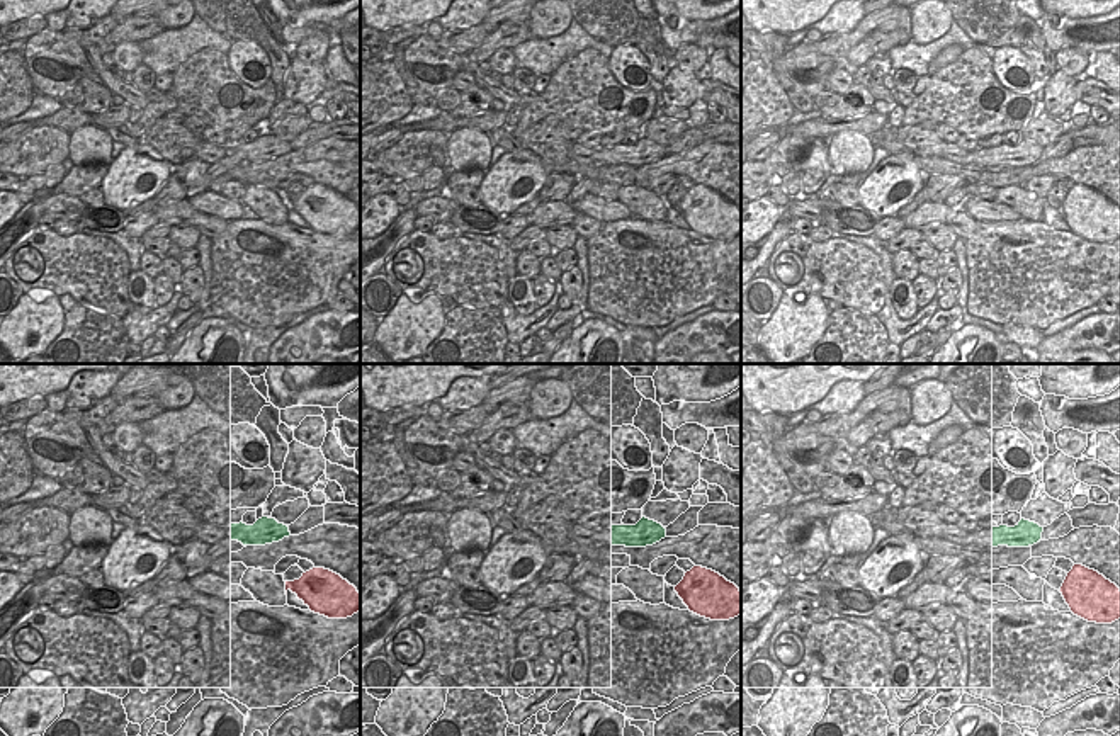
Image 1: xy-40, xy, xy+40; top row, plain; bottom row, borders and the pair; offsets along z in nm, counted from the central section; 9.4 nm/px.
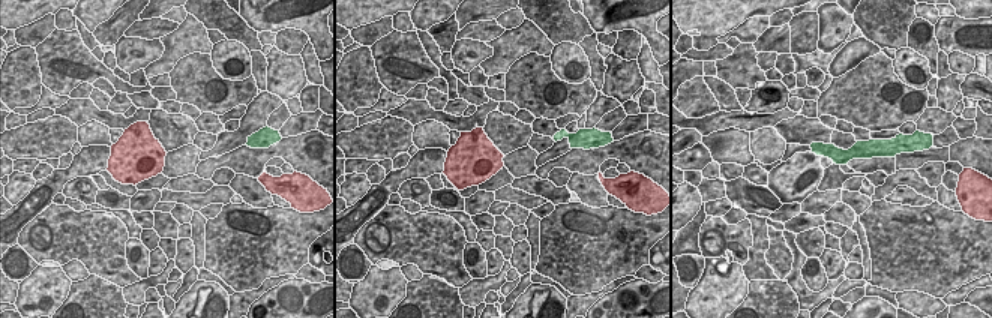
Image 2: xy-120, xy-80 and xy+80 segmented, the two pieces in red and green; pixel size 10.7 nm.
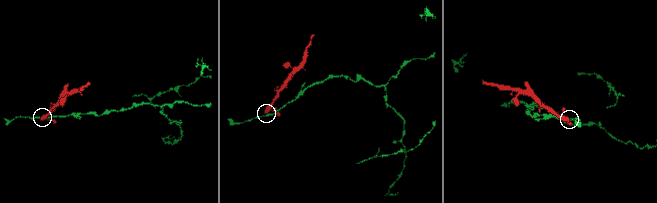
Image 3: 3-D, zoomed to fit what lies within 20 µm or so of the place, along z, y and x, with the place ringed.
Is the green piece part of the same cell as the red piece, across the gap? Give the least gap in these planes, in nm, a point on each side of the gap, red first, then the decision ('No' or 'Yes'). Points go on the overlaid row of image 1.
Distance 380 nm. Across: xy-40 (306, 571), (288, 536). No

